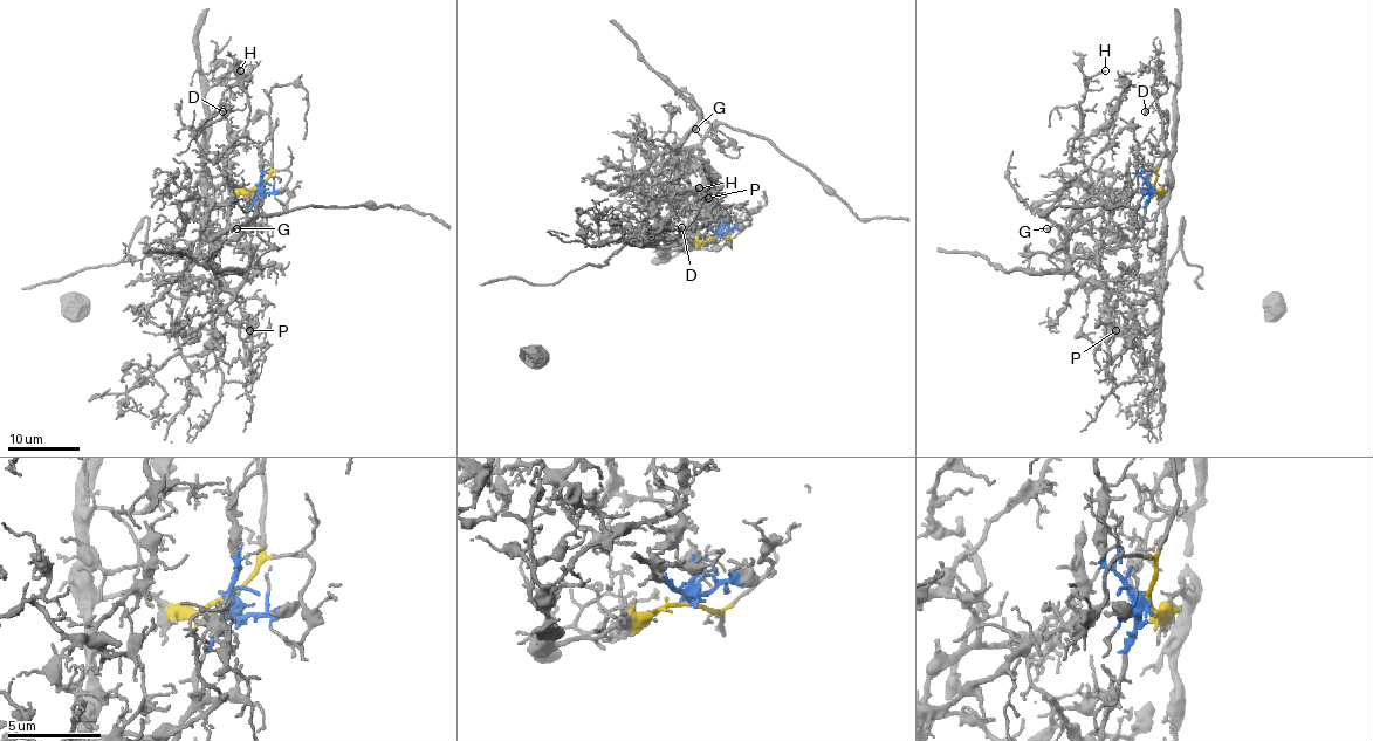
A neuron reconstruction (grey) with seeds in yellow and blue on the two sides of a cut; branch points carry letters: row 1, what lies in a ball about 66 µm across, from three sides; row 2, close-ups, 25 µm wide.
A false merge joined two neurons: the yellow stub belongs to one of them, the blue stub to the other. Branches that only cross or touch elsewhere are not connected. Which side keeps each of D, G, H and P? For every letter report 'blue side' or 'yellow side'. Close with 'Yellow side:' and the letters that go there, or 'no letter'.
D: yellow side
G: blue side
H: blue side
P: blue side
Yellow side: D

